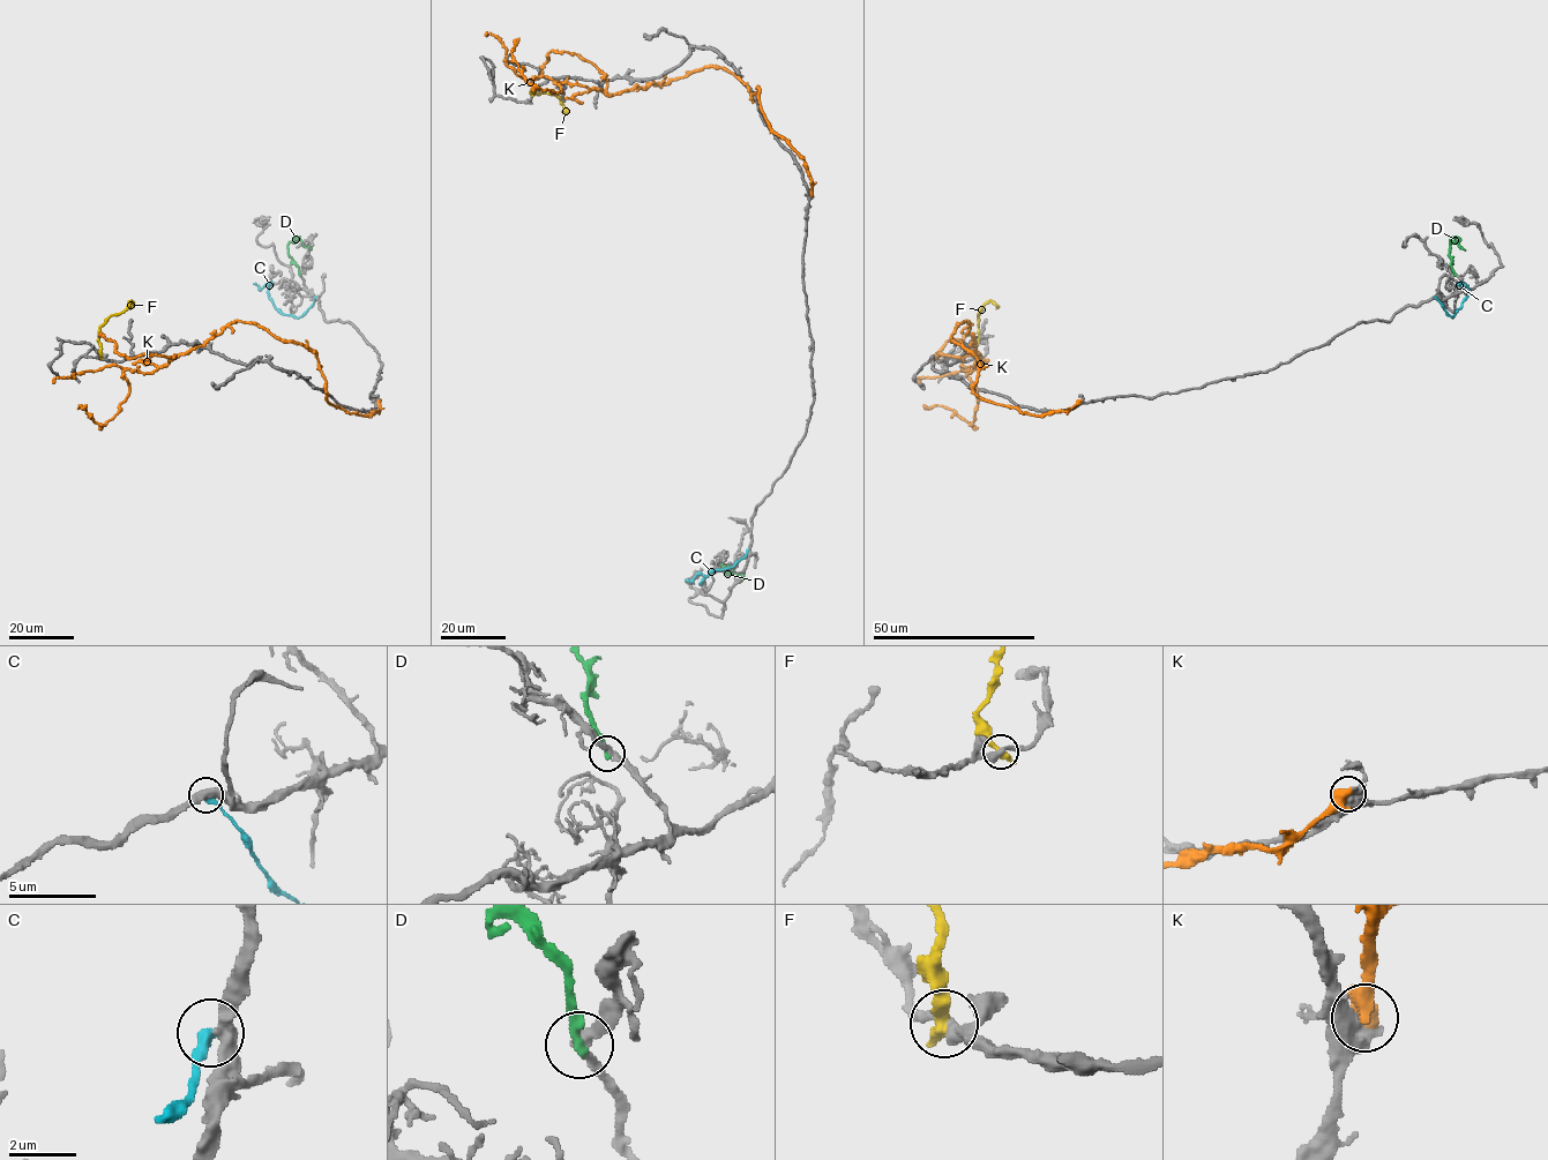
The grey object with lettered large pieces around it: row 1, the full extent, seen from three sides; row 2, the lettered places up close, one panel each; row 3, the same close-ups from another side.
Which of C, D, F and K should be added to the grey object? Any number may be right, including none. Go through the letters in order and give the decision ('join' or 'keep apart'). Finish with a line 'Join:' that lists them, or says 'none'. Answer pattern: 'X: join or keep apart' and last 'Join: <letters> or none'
C: keep apart
D: keep apart
F: keep apart
K: keep apart
Join: none

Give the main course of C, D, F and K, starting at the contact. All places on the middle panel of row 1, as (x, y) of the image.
C: (748, 549), (734, 566), (713, 569), (701, 584), (704, 577), (697, 574), (693, 580), (686, 580)
D: (732, 569), (720, 564), (728, 575), (740, 575), (742, 580)
F: (533, 94), (533, 89), (531, 94), (554, 94), (565, 111), (561, 111)
K: (812, 195), (805, 159), (733, 74), (553, 94), (517, 68), (518, 38)

